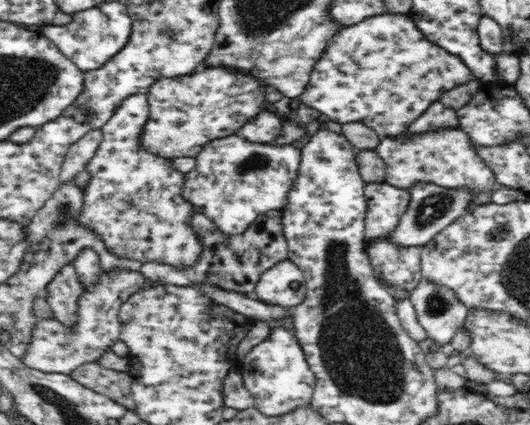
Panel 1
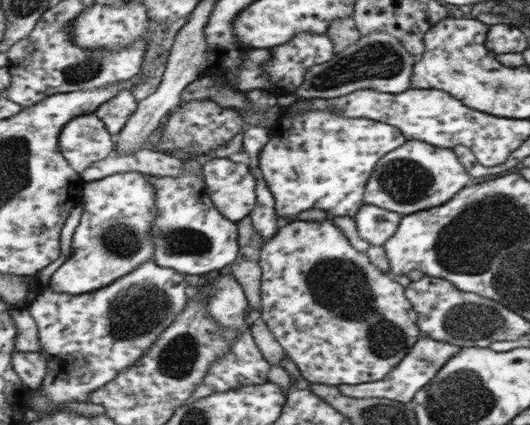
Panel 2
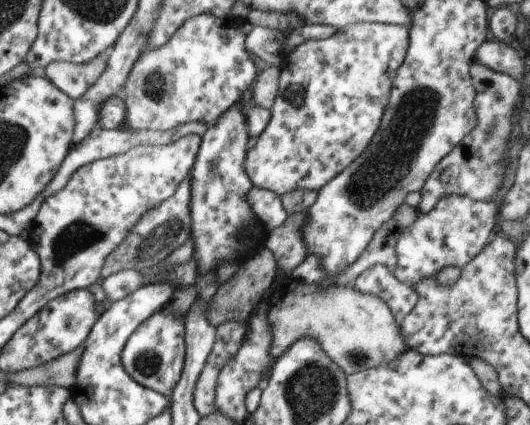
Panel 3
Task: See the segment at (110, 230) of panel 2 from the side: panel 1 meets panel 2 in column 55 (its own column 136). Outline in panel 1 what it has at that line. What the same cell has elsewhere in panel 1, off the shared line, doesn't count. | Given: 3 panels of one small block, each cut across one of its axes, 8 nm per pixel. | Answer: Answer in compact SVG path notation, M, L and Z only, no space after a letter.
M128 267L102 269L92 287L81 288L76 299L76 318L70 326L56 320L54 315L49 319L38 319L33 324L32 339L25 348L25 354L20 358L23 366L44 373L69 375L79 366L95 362L97 358L110 351L119 340L121 331L119 310L122 304L132 294L153 285L154 281L146 277L141 269L132 270Z

